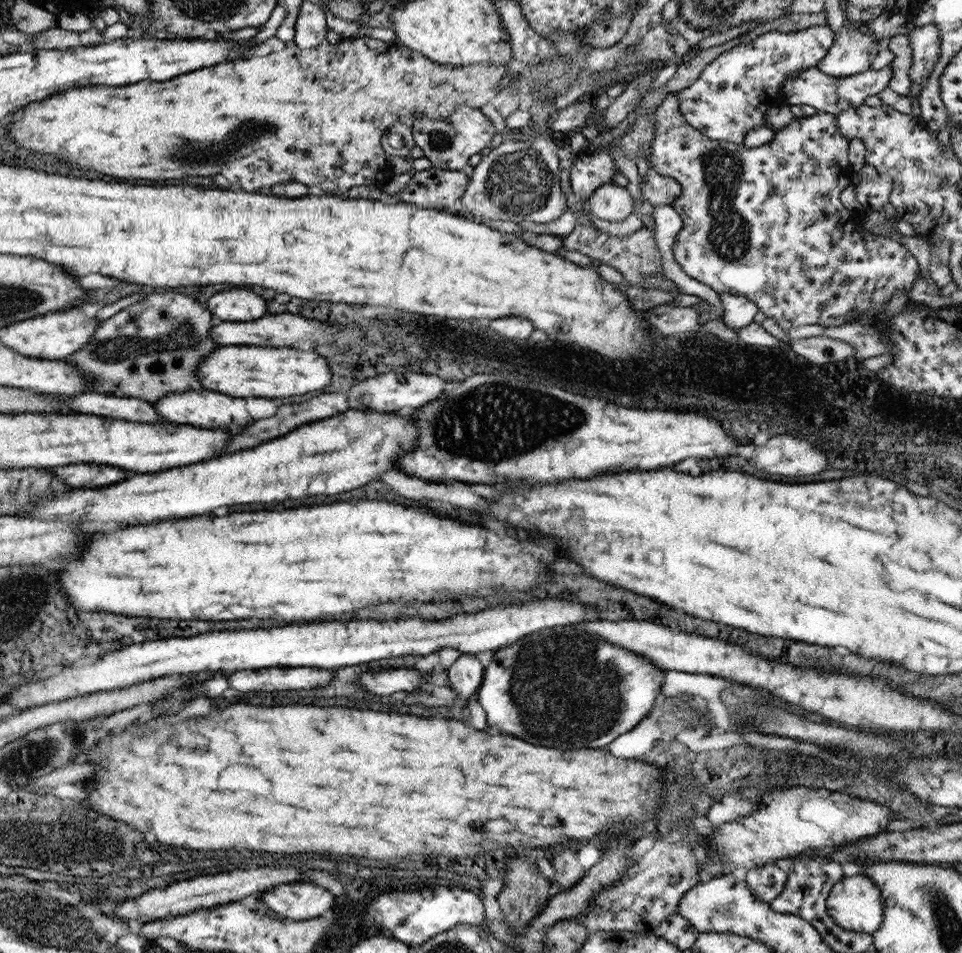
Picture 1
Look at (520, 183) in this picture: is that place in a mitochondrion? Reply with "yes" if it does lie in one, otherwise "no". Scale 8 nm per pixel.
yes

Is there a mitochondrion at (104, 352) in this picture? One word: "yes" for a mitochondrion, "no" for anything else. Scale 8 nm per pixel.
yes

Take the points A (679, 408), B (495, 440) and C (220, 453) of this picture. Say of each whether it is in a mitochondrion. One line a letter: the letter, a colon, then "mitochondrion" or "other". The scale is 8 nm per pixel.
A: other
B: mitochondrion
C: other

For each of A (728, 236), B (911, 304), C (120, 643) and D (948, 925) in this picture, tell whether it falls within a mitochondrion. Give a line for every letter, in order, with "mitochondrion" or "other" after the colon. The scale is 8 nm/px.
A: mitochondrion
B: other
C: other
D: mitochondrion

